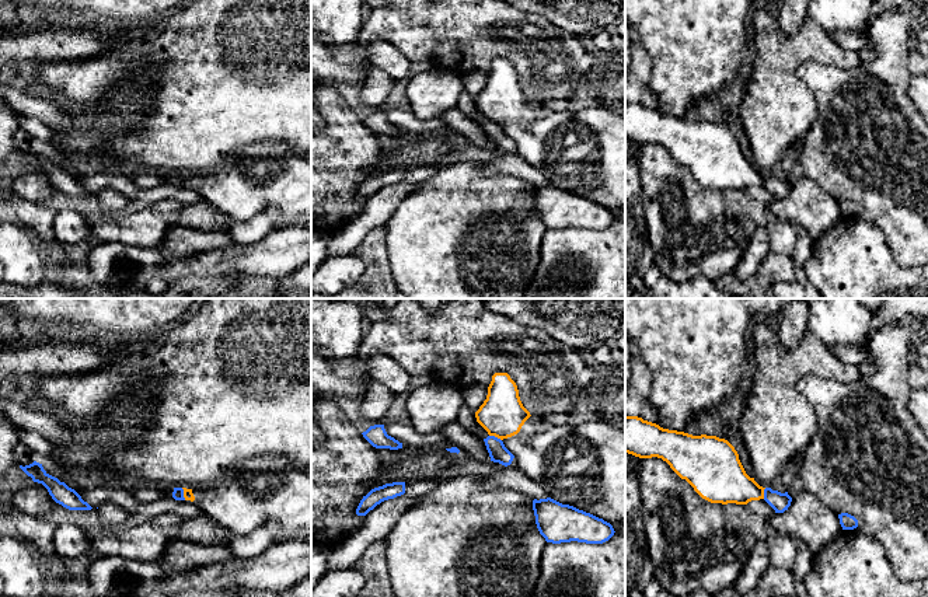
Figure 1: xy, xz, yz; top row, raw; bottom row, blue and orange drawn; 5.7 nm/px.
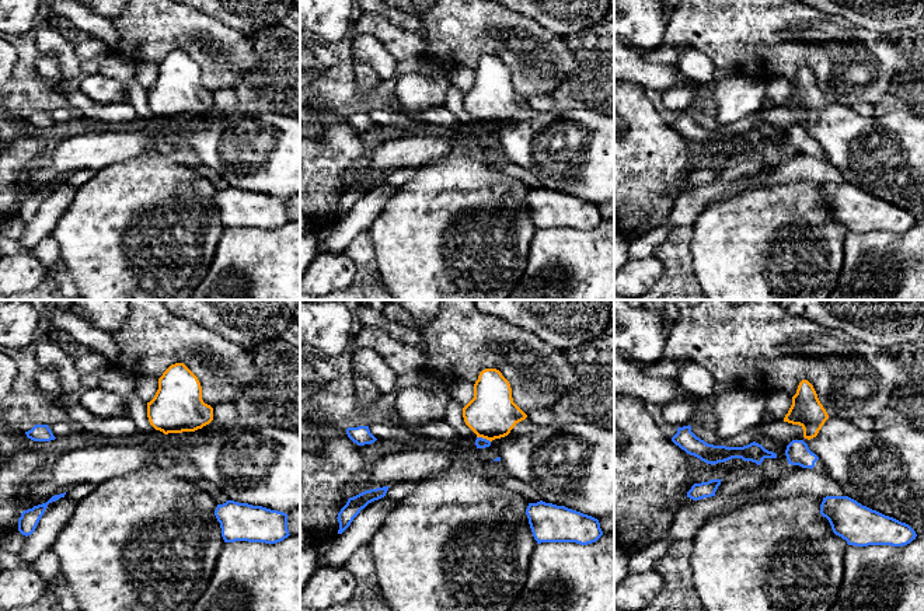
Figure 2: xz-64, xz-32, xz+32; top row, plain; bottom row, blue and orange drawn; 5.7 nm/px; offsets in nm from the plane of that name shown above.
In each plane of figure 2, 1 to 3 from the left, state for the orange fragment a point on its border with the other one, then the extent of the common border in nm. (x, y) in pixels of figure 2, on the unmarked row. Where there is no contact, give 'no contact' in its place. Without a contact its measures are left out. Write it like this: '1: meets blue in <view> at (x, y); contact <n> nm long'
1: no contact
2: meets blue in xz-32 at (484, 125); contact 90 nm long
3: no contact

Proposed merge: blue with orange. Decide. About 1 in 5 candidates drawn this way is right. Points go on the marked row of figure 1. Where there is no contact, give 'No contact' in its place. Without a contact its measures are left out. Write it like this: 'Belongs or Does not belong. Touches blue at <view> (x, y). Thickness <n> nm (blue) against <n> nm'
Does not belong. Touches blue at xz (494, 436). Thickness 110 nm (blue) against 260 nm

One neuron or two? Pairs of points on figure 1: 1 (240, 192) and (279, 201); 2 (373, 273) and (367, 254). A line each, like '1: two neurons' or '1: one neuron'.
1: one neuron
2: one neuron

